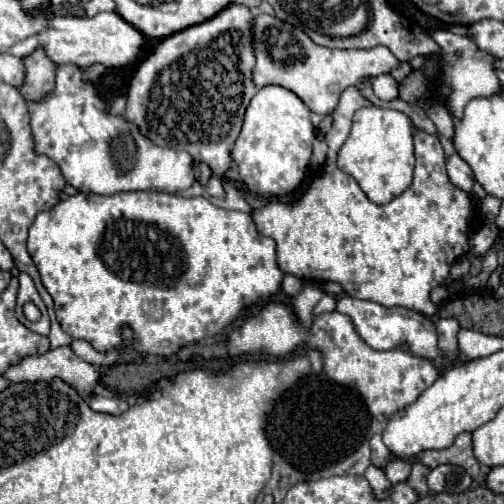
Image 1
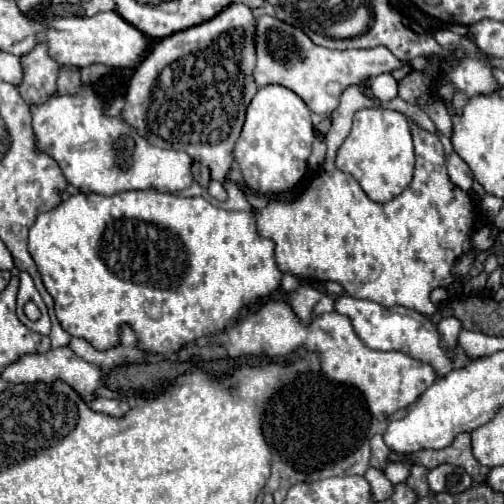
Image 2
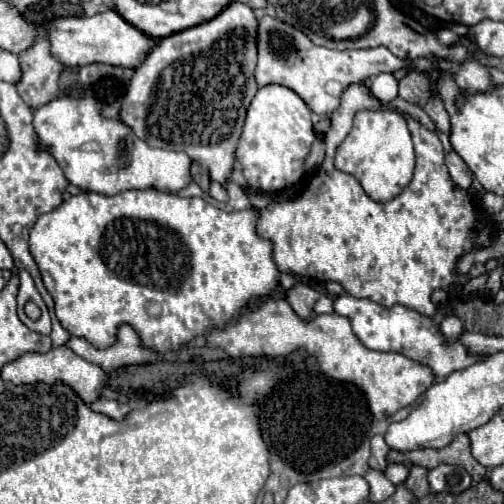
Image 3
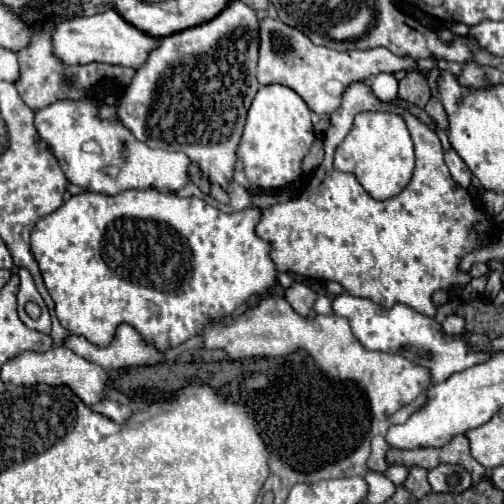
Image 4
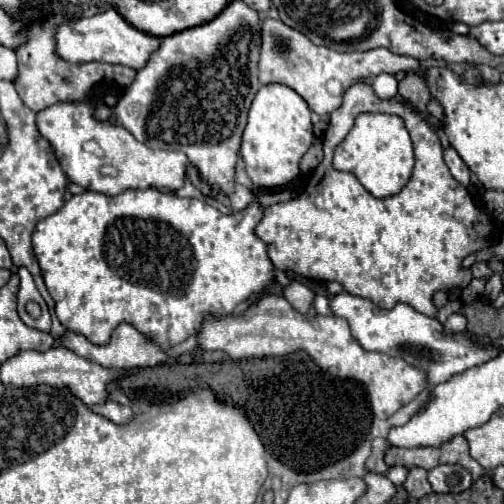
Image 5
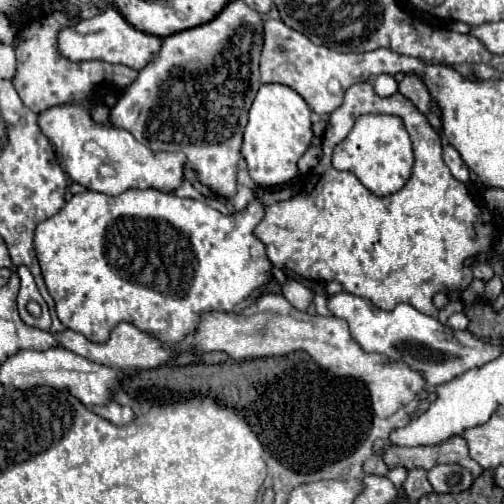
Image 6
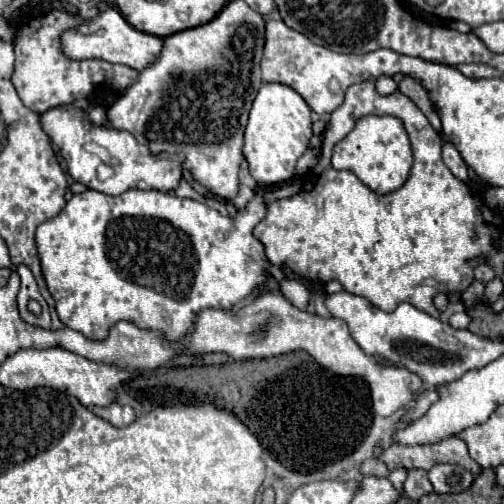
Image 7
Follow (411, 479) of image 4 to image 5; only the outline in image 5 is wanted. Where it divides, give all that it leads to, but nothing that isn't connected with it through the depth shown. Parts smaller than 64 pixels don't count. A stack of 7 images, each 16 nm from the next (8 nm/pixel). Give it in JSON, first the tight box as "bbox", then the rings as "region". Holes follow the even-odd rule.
{"bbox":[404,468,432,500],"region":[[[412,468],[410,474],[408,474],[408,478],[406,478],[406,482],[404,482],[404,488],[408,490],[408,494],[412,498],[416,498],[416,500],[432,492],[432,486],[428,484],[426,474],[428,472],[424,468]]]}

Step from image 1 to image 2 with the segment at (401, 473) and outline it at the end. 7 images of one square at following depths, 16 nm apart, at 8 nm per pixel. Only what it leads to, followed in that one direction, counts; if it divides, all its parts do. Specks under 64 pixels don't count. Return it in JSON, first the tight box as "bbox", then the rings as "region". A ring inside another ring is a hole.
{"bbox":[384,462,410,484],"region":[[[388,462],[388,466],[384,468],[384,474],[392,484],[404,482],[408,478],[408,472],[410,472],[408,462]]]}

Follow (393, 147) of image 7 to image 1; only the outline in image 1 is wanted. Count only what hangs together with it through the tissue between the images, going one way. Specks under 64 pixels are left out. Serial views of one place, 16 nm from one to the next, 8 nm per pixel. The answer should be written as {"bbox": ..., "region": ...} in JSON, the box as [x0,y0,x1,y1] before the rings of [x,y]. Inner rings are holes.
{"bbox":[338,106,414,206],"region":[[[364,106],[356,110],[354,124],[348,140],[338,154],[338,168],[348,172],[364,190],[364,194],[378,206],[388,204],[392,198],[400,196],[412,184],[414,170],[414,124],[398,110],[388,110],[380,106]]]}

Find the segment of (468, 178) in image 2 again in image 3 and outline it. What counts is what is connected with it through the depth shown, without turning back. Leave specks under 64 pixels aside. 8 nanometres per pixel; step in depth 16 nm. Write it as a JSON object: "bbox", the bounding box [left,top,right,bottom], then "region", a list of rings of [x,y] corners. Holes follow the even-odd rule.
{"bbox":[446,152,472,190],"region":[[[456,152],[446,154],[446,166],[448,166],[450,178],[456,186],[460,186],[462,190],[468,190],[472,186],[472,172]]]}

